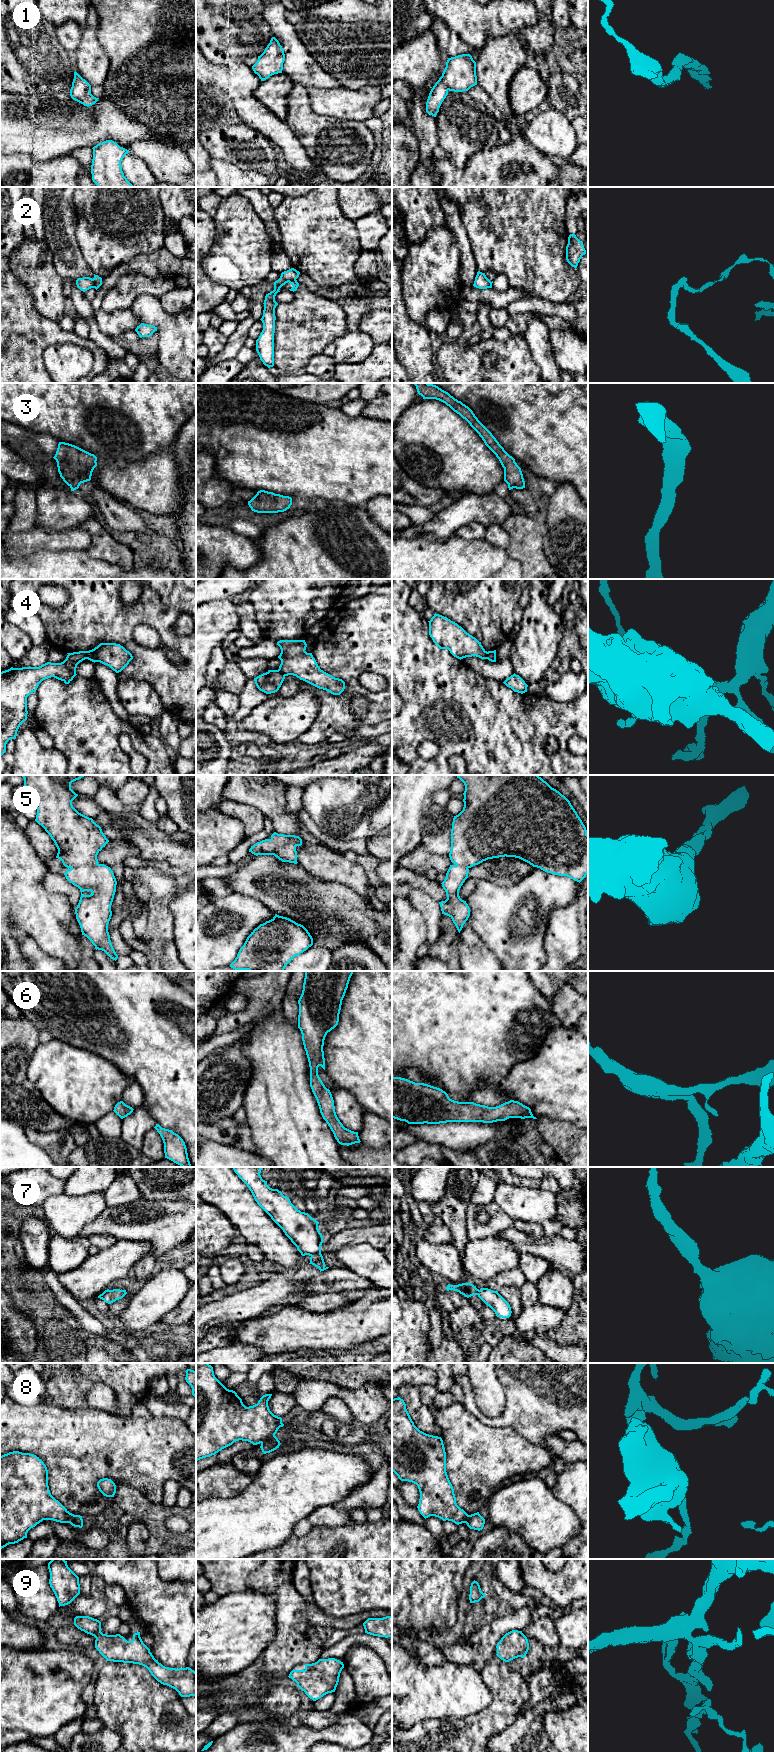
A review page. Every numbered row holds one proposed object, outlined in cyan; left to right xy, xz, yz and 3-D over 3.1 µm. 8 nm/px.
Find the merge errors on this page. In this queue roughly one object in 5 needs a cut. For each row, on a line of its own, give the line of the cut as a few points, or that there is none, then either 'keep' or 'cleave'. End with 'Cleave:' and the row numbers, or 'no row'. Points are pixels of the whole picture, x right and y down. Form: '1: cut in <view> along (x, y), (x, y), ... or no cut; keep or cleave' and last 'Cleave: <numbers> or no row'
1: no cut; keep
2: cut in xy along (92, 279), (95, 287); cleave
3: no cut; keep
4: cut in xy along (84, 651), (86, 658); cleave
5: no cut; keep
6: no cut; keep
7: no cut; keep
8: cut in xz along (274, 1435), (261, 1443); cleave
9: no cut; keep
Cleave: 2, 4, 8

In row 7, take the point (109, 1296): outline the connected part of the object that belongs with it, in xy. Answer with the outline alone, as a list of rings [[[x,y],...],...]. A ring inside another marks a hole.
[[[113,1289],[113,1290],[105,1290],[102,1294],[98,1296],[98,1298],[104,1300],[106,1303],[111,1304],[116,1300],[122,1299],[127,1294],[126,1290]]]

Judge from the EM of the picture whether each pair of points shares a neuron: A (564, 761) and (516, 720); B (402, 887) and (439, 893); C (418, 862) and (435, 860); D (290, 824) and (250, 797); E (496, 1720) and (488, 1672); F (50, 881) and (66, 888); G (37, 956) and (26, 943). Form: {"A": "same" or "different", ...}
{"A": "same", "B": "same", "C": "same", "D": "same", "E": "same", "F": "same", "G": "same"}

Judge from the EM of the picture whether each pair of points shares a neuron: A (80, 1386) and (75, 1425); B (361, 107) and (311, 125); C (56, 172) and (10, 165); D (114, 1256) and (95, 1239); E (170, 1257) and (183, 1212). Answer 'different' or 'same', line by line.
A: different
B: different
C: same
D: different
E: different

